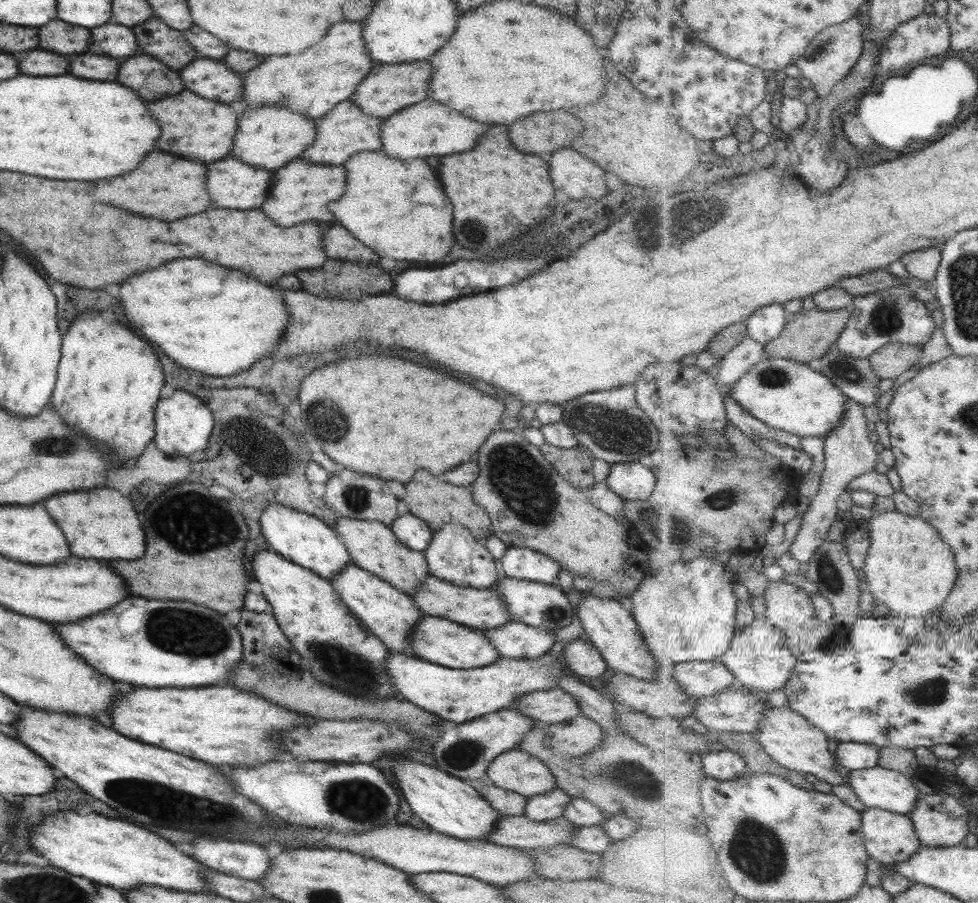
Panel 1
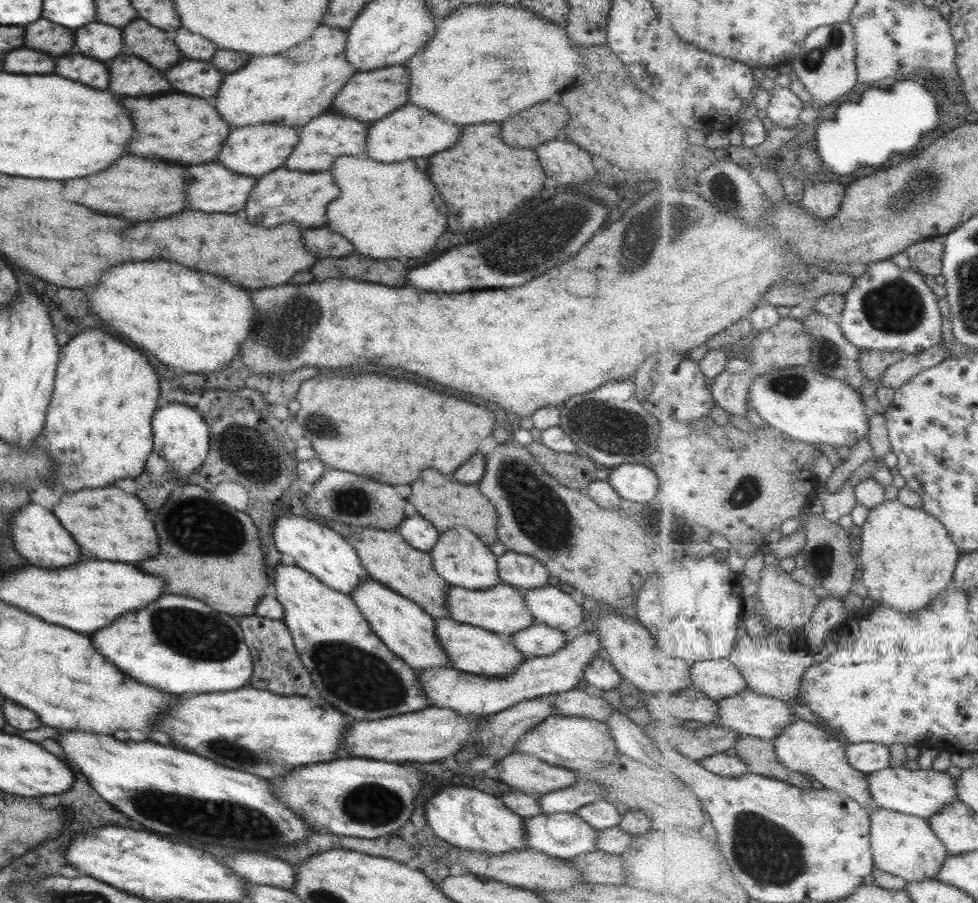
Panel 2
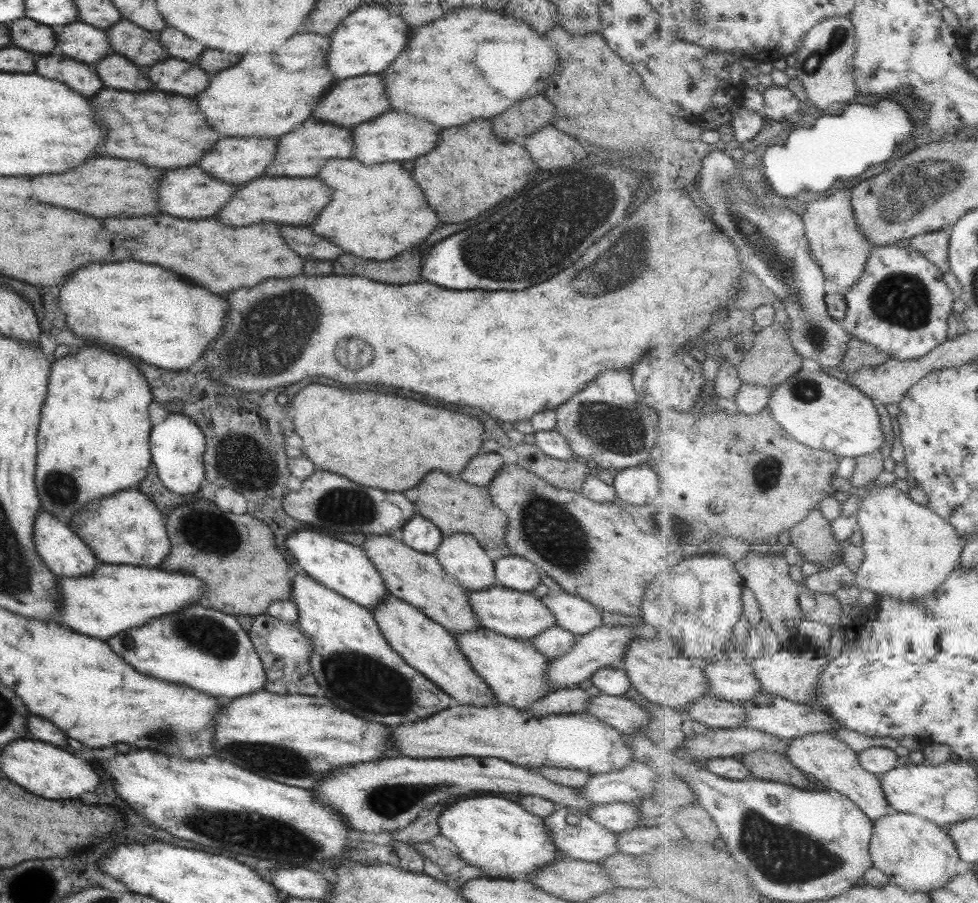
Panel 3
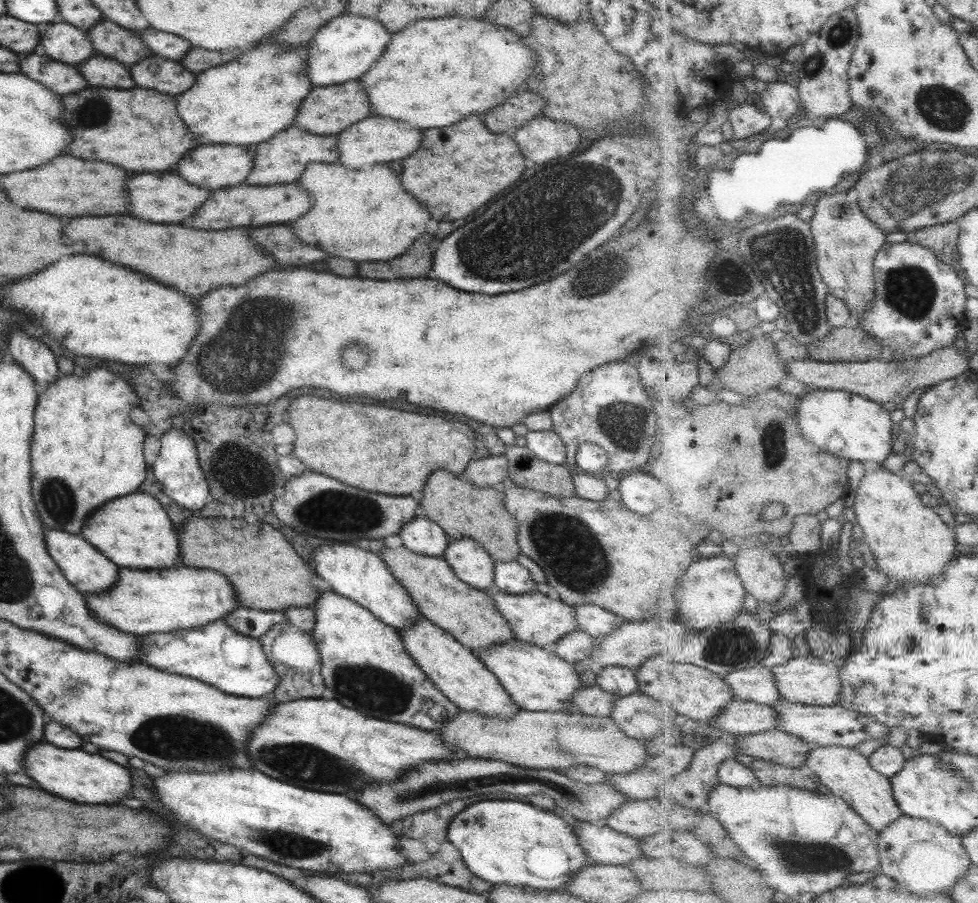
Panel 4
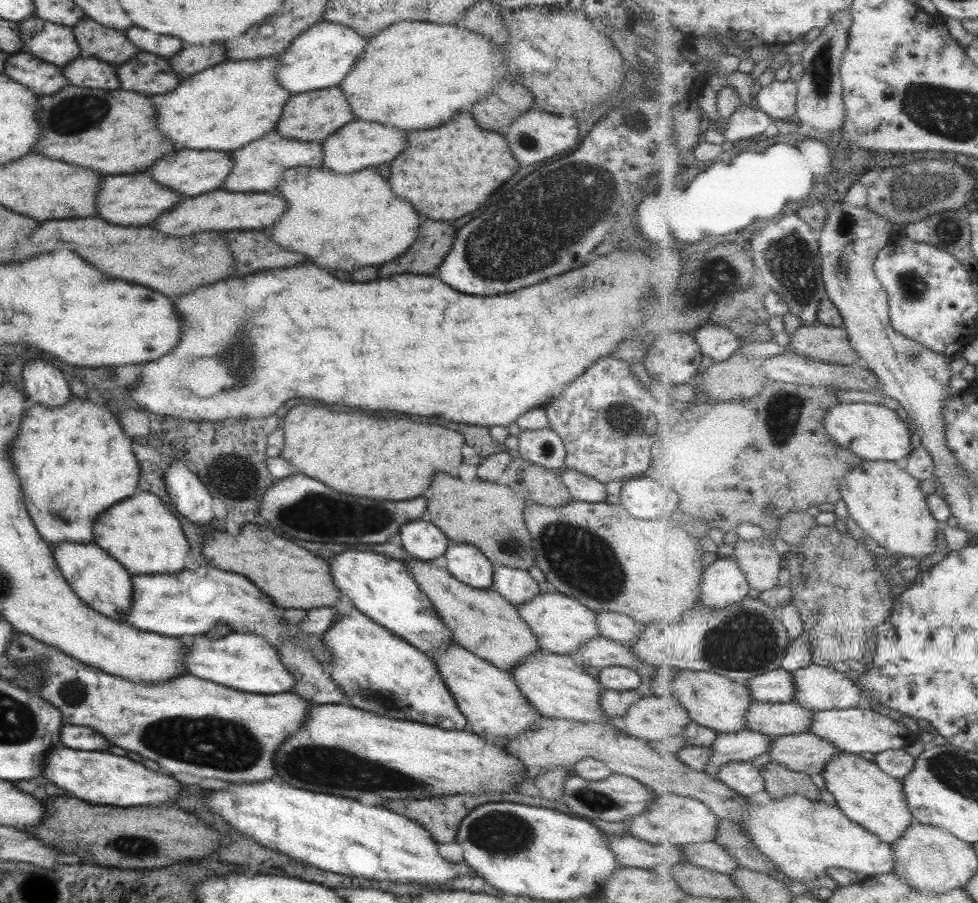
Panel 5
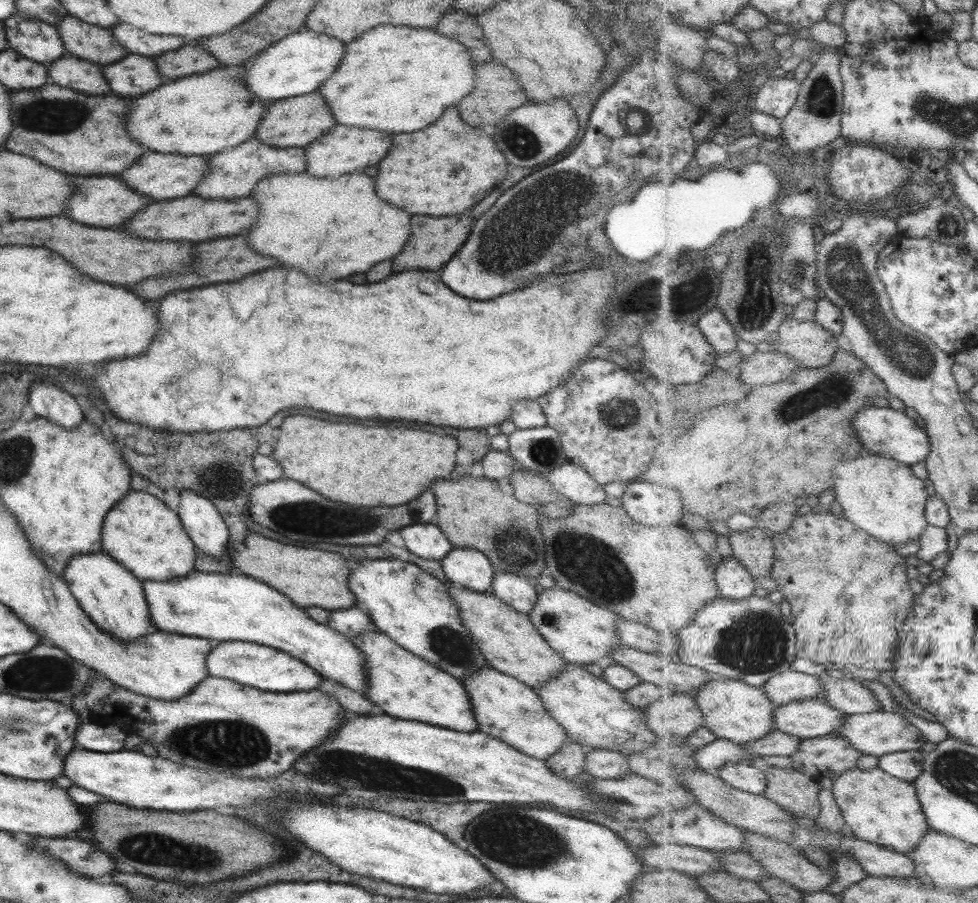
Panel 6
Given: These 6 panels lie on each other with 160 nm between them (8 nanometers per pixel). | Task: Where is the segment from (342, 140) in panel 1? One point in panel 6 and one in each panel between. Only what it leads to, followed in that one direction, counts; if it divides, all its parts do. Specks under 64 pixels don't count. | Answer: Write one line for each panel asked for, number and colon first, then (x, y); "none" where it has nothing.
2: (322, 140)
3: (299, 153)
4: (281, 159)
5: (257, 166)
6: (234, 173)

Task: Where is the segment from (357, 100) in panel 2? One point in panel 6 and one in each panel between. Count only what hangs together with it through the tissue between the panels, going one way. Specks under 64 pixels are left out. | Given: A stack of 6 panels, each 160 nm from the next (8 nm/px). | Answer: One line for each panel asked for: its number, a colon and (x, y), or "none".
3: (350, 101)
4: (328, 110)
5: (312, 116)
6: (291, 122)

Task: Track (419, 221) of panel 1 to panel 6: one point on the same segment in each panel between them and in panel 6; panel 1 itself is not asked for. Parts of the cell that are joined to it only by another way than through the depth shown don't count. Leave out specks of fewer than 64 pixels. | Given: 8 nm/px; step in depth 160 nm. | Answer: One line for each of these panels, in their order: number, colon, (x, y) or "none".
2: (385, 210)
3: (377, 211)
4: (362, 216)
5: (336, 220)
6: (329, 229)

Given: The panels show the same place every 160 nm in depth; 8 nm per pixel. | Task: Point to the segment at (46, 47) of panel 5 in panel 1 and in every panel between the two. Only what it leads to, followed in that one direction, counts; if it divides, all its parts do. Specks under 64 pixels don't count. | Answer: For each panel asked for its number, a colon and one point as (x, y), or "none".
1: (116, 41)
2: (101, 42)
3: (82, 42)
4: (60, 41)

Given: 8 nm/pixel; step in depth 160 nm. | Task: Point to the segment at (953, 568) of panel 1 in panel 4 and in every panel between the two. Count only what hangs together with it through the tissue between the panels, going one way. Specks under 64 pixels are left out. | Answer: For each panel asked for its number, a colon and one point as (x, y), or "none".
2: (908, 557)
3: (910, 551)
4: (911, 542)

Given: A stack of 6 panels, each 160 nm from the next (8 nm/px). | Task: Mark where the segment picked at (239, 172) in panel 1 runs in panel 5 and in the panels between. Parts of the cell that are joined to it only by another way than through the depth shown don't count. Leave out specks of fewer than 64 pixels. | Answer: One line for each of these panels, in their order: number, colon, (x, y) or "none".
2: (211, 188)
3: (187, 193)
4: (162, 197)
5: (127, 200)

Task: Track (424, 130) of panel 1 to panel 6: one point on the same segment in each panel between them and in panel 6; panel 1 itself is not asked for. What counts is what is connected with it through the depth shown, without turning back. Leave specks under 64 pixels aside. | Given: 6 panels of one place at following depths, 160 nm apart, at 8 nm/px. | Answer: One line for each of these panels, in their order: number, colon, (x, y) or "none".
2: (407, 132)
3: (392, 137)
4: (374, 140)
5: (358, 144)
6: (342, 149)

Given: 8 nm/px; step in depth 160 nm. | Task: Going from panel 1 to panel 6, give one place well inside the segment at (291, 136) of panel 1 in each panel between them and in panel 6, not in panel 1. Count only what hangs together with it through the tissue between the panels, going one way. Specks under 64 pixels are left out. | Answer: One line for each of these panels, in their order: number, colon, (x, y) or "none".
2: (254, 150)
3: (237, 160)
4: (213, 167)
5: (187, 173)
6: (160, 176)

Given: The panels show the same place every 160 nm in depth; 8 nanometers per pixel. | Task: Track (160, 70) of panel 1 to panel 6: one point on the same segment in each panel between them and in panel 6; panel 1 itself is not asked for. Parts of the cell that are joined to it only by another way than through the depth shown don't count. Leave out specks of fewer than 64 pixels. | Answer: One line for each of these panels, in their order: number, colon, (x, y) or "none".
2: (130, 76)
3: (115, 72)
4: (99, 71)
5: (89, 72)
6: (72, 73)

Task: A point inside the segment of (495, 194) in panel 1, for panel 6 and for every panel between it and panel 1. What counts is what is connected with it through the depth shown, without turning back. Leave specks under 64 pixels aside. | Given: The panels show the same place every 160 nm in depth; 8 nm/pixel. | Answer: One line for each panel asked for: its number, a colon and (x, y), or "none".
2: (479, 157)
3: (470, 171)
4: (457, 169)
5: (446, 172)
6: (441, 170)

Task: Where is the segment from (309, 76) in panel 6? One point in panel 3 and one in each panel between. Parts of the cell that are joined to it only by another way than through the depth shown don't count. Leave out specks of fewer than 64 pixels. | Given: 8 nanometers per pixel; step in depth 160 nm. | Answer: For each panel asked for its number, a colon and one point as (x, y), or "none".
3: (364, 43)
4: (346, 46)
5: (319, 58)

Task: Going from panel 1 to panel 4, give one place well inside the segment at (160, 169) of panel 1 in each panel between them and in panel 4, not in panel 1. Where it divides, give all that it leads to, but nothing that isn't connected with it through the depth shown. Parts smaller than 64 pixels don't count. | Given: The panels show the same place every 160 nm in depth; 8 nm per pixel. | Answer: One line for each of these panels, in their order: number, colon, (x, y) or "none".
2: (134, 188)
3: (103, 187)
4: (67, 186)

